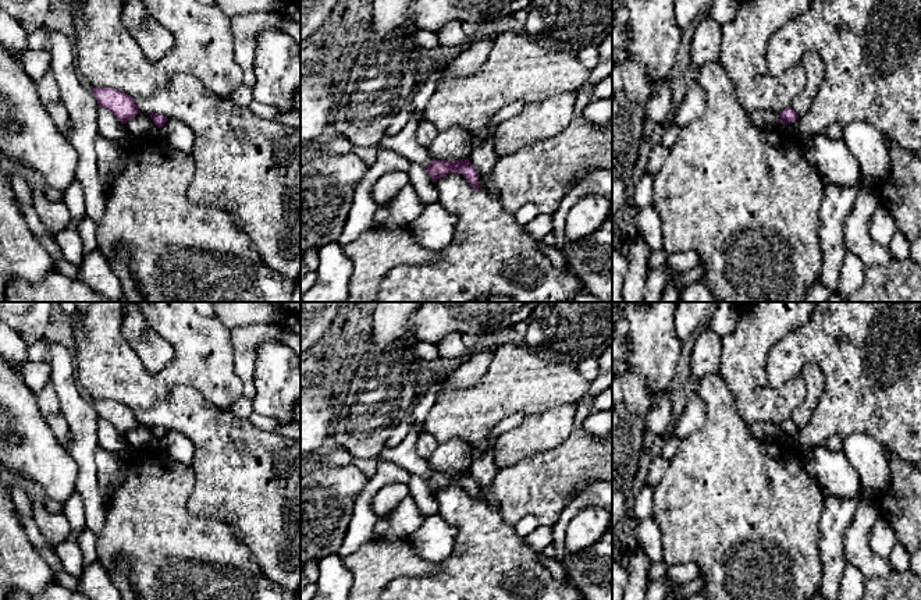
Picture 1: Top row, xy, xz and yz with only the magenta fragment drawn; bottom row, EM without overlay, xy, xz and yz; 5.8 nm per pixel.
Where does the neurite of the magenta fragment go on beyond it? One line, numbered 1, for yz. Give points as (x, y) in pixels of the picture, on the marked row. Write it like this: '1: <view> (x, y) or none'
1: none

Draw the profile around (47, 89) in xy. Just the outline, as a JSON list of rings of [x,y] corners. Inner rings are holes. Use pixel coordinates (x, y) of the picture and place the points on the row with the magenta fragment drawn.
[[[49,68],[43,77],[35,82],[38,88],[38,93],[40,97],[40,102],[43,104],[54,103],[60,100],[60,90],[56,82],[56,78],[51,72],[51,68]]]

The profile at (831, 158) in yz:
[[[821,132],[803,145],[807,160],[824,182],[853,187],[863,180],[858,163],[842,138],[832,139]]]

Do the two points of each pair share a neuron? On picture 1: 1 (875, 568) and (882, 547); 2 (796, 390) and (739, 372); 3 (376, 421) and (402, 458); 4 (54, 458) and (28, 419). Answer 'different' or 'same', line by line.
1: different
2: same
3: different
4: same

